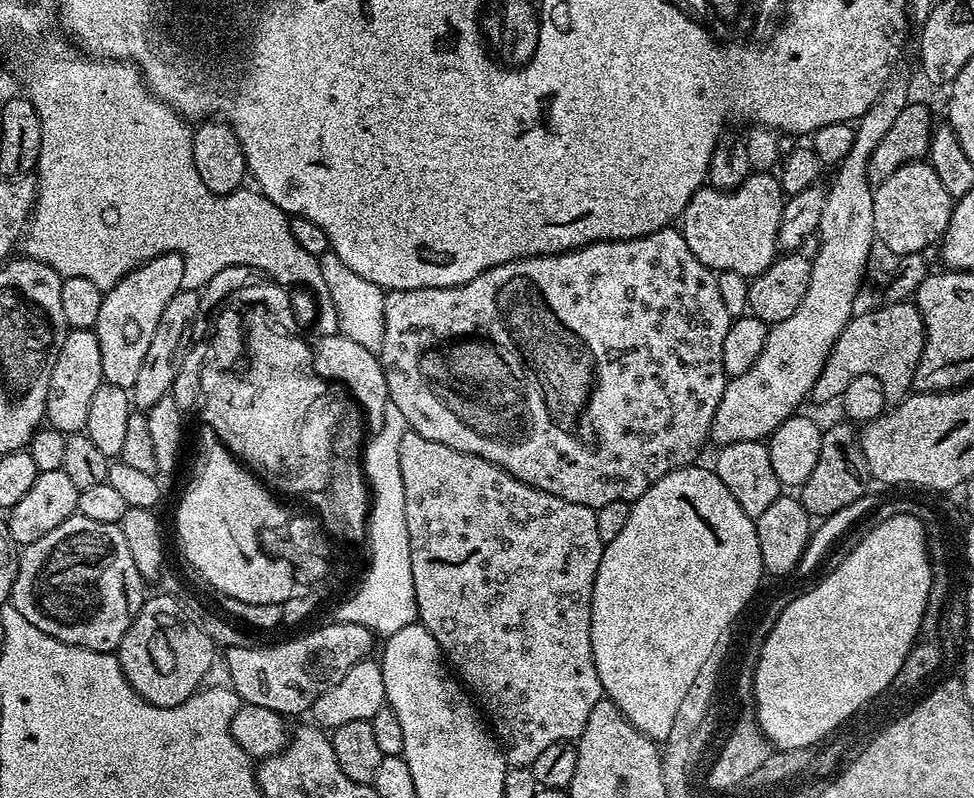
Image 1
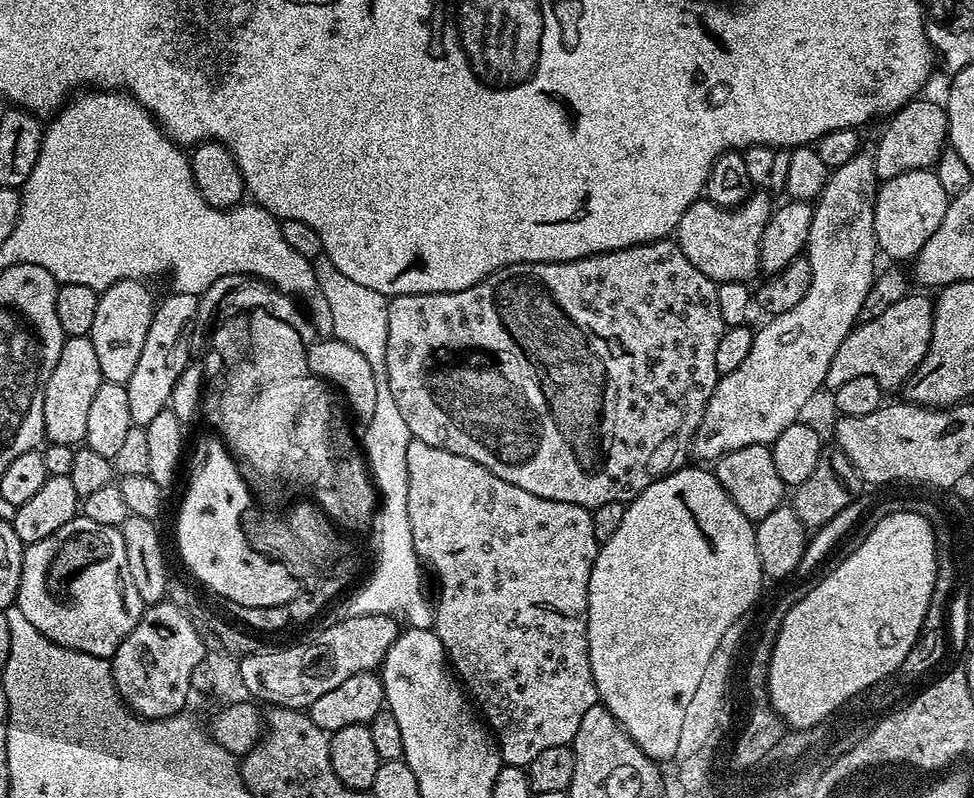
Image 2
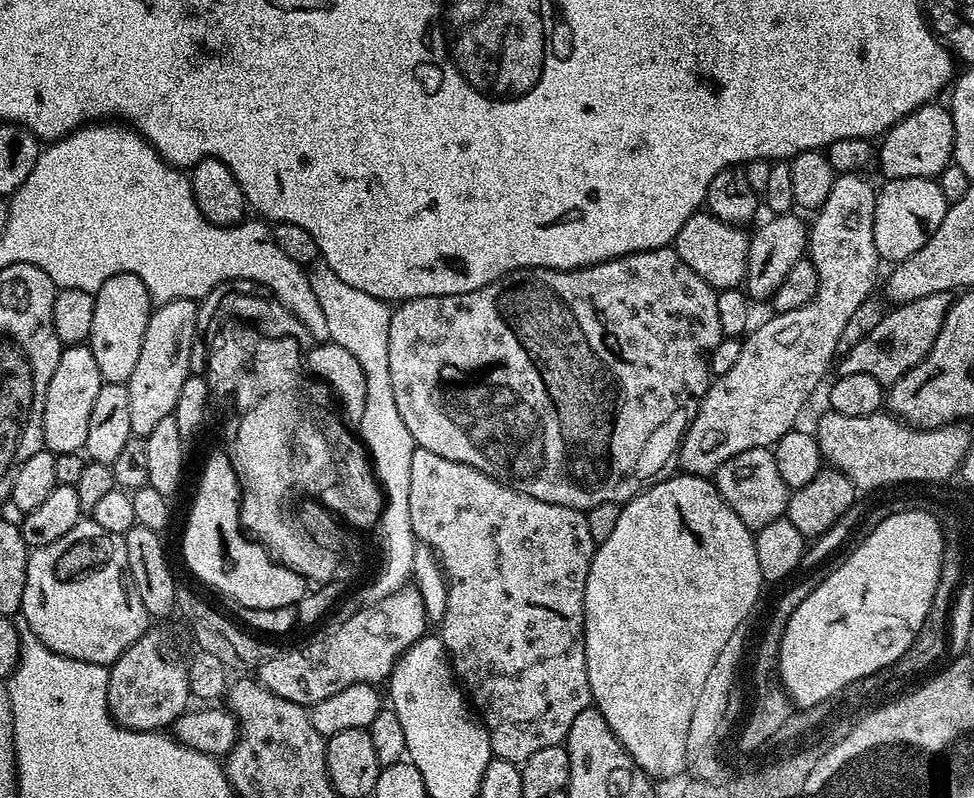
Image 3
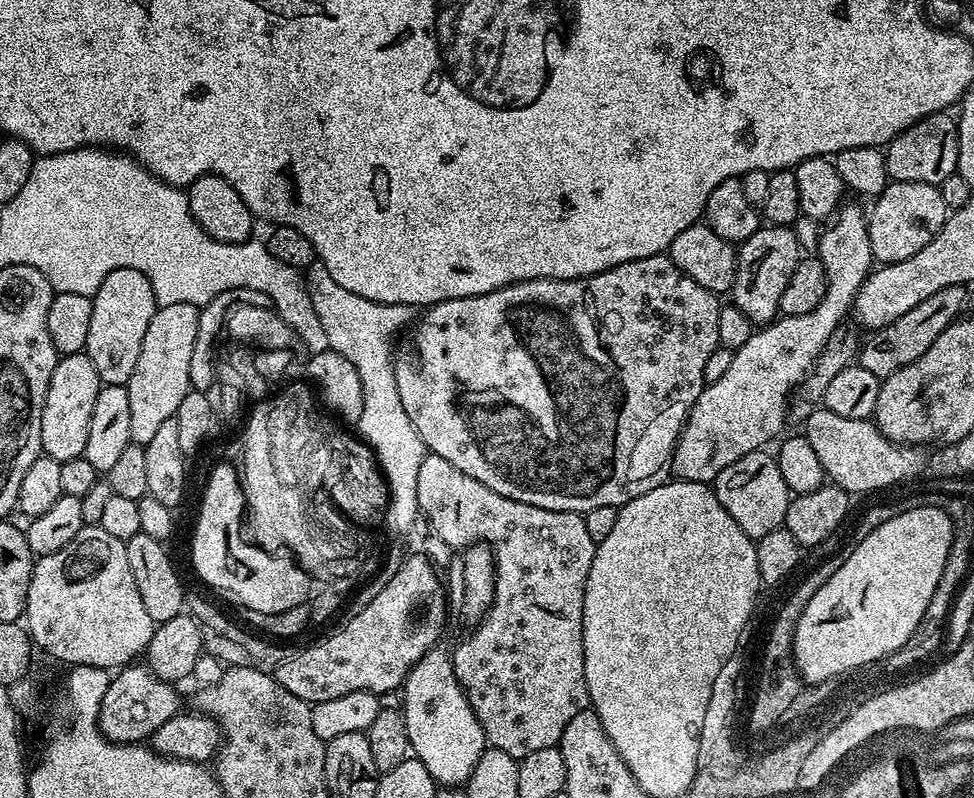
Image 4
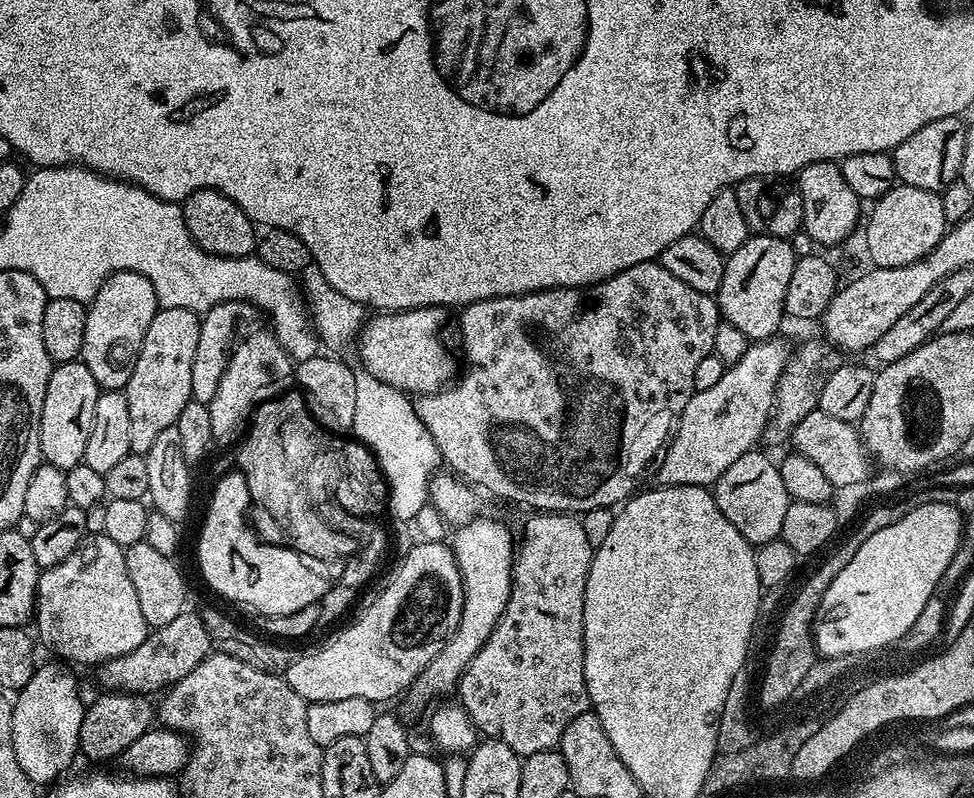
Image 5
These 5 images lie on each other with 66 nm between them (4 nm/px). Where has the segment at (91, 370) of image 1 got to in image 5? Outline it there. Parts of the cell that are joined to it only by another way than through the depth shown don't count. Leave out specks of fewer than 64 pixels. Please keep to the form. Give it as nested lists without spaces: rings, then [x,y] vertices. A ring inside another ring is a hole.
[[[71,360],[53,367],[38,426],[43,463],[65,470],[83,464],[86,442],[90,438],[90,426],[94,426],[94,406],[98,403],[101,391],[98,382],[94,382],[94,374],[86,370],[83,360]]]

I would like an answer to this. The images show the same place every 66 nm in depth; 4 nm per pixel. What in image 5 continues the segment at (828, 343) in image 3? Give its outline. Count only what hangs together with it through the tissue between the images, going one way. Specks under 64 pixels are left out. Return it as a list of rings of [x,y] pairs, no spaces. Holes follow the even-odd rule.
[[[780,339],[757,340],[749,343],[746,354],[742,354],[742,362],[727,365],[722,378],[718,378],[716,385],[710,386],[710,390],[693,392],[690,402],[686,402],[680,419],[676,422],[665,452],[661,455],[657,480],[659,485],[663,487],[670,485],[711,487],[731,463],[736,462],[742,454],[753,451],[761,443],[764,428],[772,415],[775,388],[778,386],[779,376],[783,374],[790,357],[787,342]]]

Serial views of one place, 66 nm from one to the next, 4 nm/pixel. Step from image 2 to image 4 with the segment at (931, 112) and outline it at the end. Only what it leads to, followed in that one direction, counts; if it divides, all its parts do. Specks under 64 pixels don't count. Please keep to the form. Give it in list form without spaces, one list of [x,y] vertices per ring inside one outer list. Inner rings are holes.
[[[951,111],[935,112],[894,137],[886,145],[884,152],[889,177],[902,182],[926,182],[939,186],[942,182],[946,182],[946,178],[956,175],[958,162],[956,121],[957,117]]]

